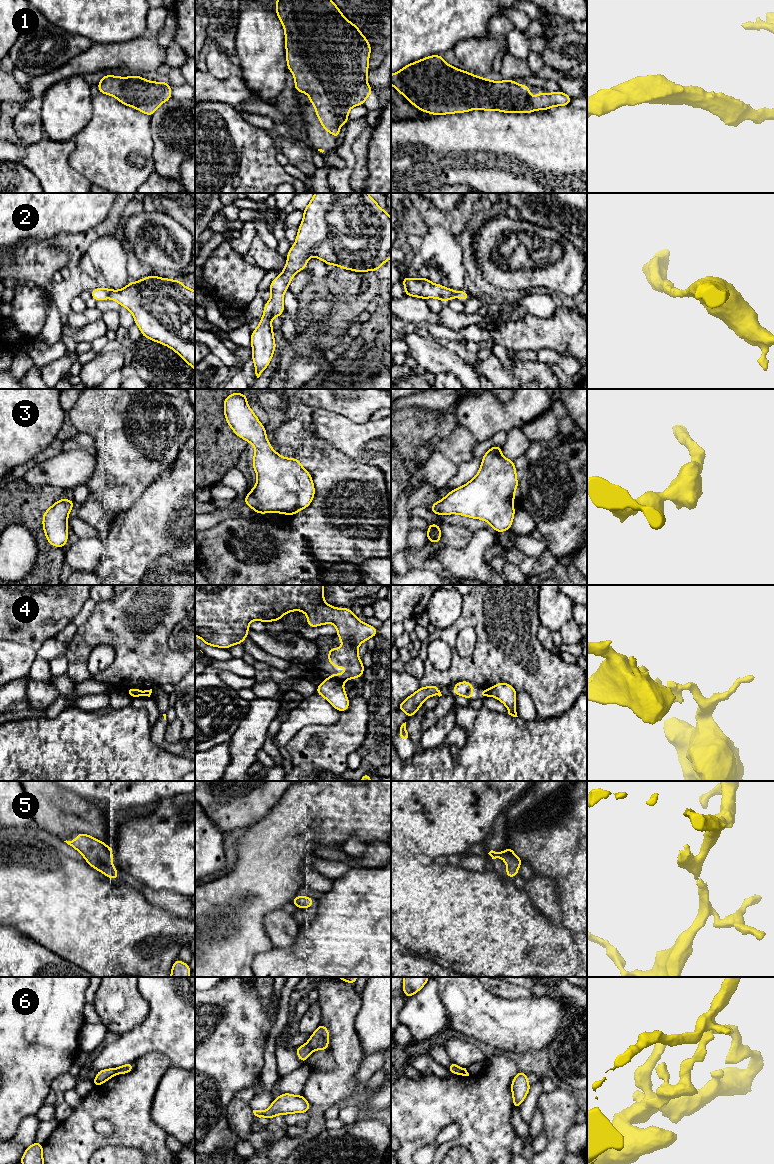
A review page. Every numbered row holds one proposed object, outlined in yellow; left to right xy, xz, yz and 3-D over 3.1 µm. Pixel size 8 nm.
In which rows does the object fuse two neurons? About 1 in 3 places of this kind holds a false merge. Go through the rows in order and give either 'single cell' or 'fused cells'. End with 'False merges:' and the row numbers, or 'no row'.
1: single cell
2: single cell
3: single cell
4: fused cells
5: single cell
6: fused cells
False merges: 4, 6

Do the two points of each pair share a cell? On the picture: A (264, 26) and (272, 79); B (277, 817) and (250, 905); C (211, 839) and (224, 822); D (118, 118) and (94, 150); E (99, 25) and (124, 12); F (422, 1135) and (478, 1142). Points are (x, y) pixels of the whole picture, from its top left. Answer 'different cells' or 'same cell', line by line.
A: same cell
B: same cell
C: different cells
D: same cell
E: same cell
F: same cell

